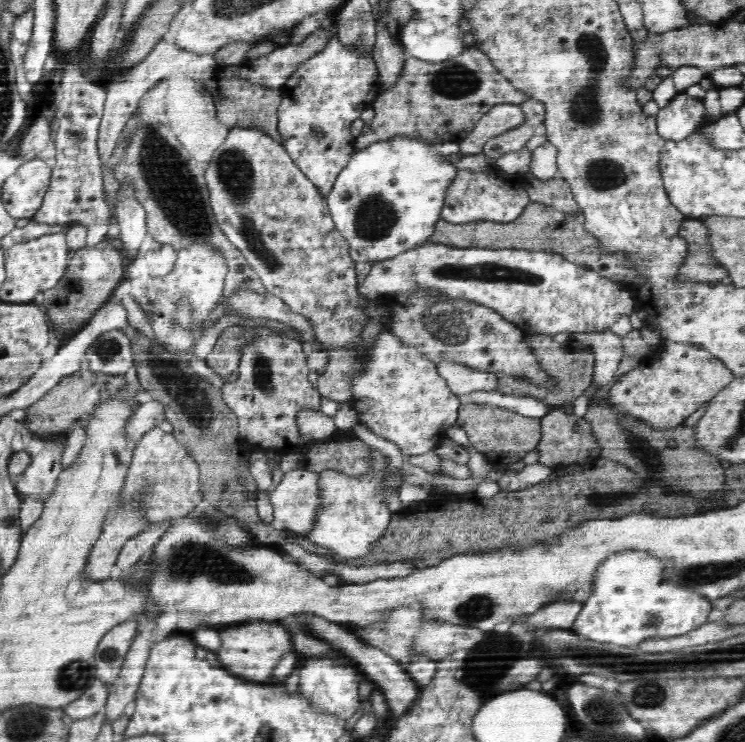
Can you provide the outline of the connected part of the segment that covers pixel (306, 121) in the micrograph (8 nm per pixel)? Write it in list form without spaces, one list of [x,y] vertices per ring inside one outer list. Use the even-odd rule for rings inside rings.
[[[334,38],[322,52],[302,62],[286,80],[286,84],[280,86],[280,91],[282,98],[278,109],[277,130],[283,140],[283,147],[291,155],[295,165],[322,191],[323,198],[327,198],[337,176],[355,151],[352,122],[360,118],[360,113],[366,108],[372,107],[376,98],[382,94],[374,56],[366,55],[360,49],[352,49],[340,38]]]

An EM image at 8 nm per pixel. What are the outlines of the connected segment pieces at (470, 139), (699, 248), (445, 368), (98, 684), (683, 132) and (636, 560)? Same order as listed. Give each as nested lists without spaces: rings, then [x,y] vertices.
[[[502,103],[494,105],[476,124],[470,134],[460,142],[464,155],[480,154],[484,145],[495,136],[521,131],[526,115],[520,105]]]
[[[685,218],[679,234],[687,242],[687,257],[685,263],[677,271],[675,279],[677,284],[686,284],[686,282],[707,284],[728,278],[728,272],[725,272],[724,268],[709,260],[707,232],[702,222],[698,219]]]
[[[440,362],[437,370],[444,377],[452,393],[461,396],[464,400],[476,391],[496,392],[499,390],[499,383],[494,373],[480,372],[454,362]]]
[[[101,680],[94,681],[85,689],[83,697],[63,707],[65,713],[74,721],[76,719],[88,718],[97,711],[104,712],[105,704],[109,695],[109,687]]]
[[[681,92],[670,100],[666,108],[661,108],[655,117],[659,134],[663,135],[664,140],[684,139],[704,124],[703,99],[695,99]]]
[[[624,552],[620,558],[612,558],[612,562],[601,564],[596,574],[600,574],[600,586],[596,586],[596,592],[588,597],[582,605],[582,610],[577,614],[572,628],[576,628],[578,634],[596,640],[596,642],[612,642],[618,646],[636,646],[648,638],[674,638],[684,636],[698,626],[706,623],[708,614],[713,610],[713,602],[704,595],[693,592],[688,587],[676,585],[672,581],[665,580],[661,576],[663,566],[660,560],[652,562],[652,558],[644,558],[644,554]]]

